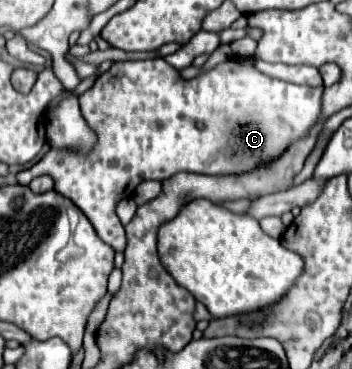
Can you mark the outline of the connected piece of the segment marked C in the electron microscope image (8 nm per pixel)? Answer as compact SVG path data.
M234 56L218 64L206 74L192 80L180 78L178 70L172 68L164 58L138 60L138 62L114 62L90 90L80 96L80 108L86 122L96 130L98 142L92 154L86 158L70 154L68 150L54 150L36 162L32 168L16 174L18 184L30 184L36 176L50 176L54 190L70 198L92 222L98 236L114 250L124 250L126 236L114 208L122 198L132 196L134 188L144 180L168 180L178 172L196 172L210 176L244 174L260 166L270 166L278 160L290 144L306 138L306 134L322 118L322 92L324 86L298 86L284 80L270 78Z

